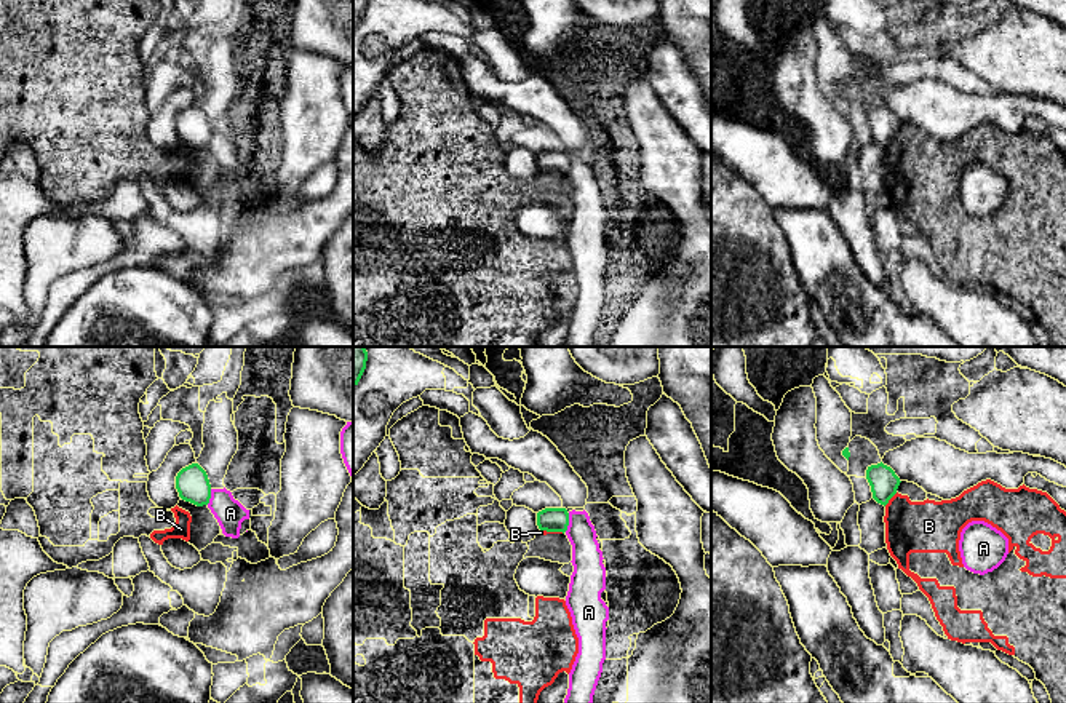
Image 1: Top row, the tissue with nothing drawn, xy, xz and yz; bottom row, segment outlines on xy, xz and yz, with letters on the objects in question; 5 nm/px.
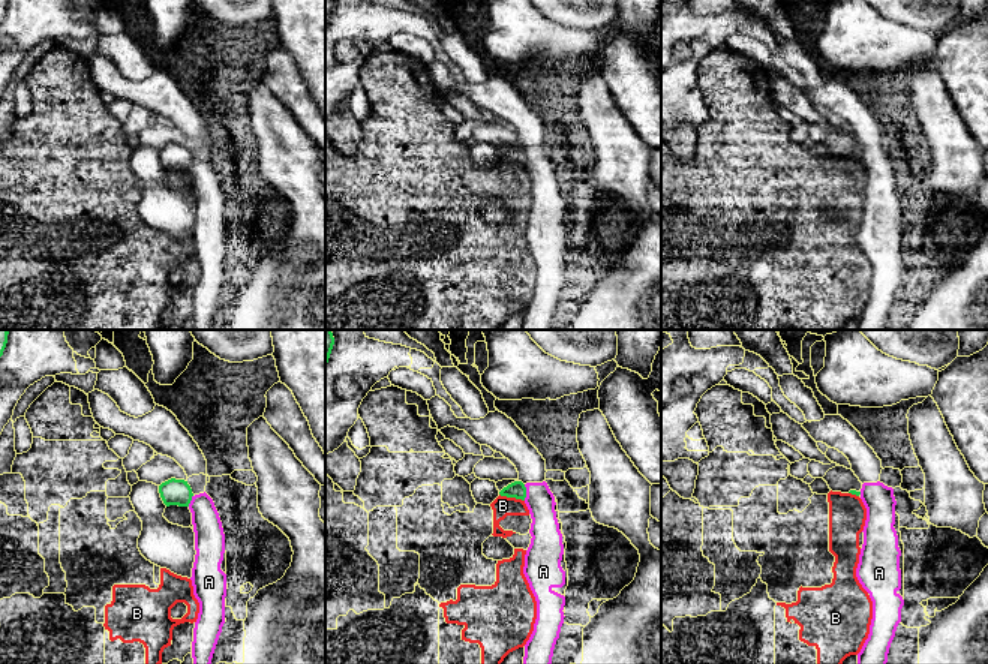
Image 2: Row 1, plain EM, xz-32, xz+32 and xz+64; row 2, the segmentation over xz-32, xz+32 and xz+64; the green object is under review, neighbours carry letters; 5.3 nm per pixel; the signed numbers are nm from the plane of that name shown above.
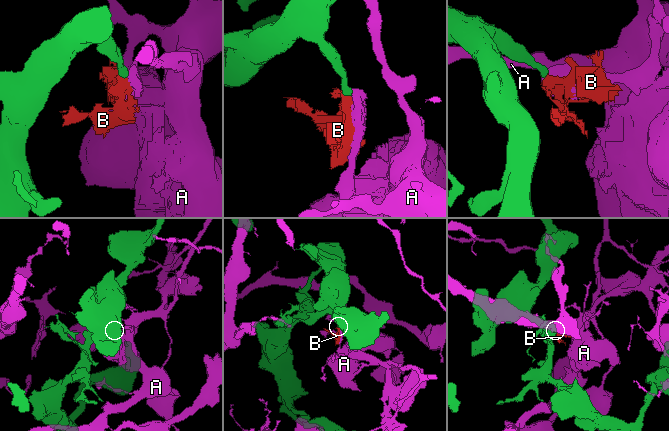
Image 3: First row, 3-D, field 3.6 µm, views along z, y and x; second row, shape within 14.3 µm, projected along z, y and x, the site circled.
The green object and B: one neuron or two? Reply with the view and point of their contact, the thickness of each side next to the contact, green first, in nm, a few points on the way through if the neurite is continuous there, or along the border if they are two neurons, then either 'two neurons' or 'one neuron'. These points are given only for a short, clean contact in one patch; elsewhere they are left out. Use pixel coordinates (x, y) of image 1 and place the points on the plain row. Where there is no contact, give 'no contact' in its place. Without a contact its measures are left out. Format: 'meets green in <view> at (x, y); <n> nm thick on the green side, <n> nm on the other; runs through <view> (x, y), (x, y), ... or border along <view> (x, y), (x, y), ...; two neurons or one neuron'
meets green in yz at (890, 139); 140 nm thick on the green side, 260 nm on the other; border along yz (897, 135), (884, 147); two neurons

